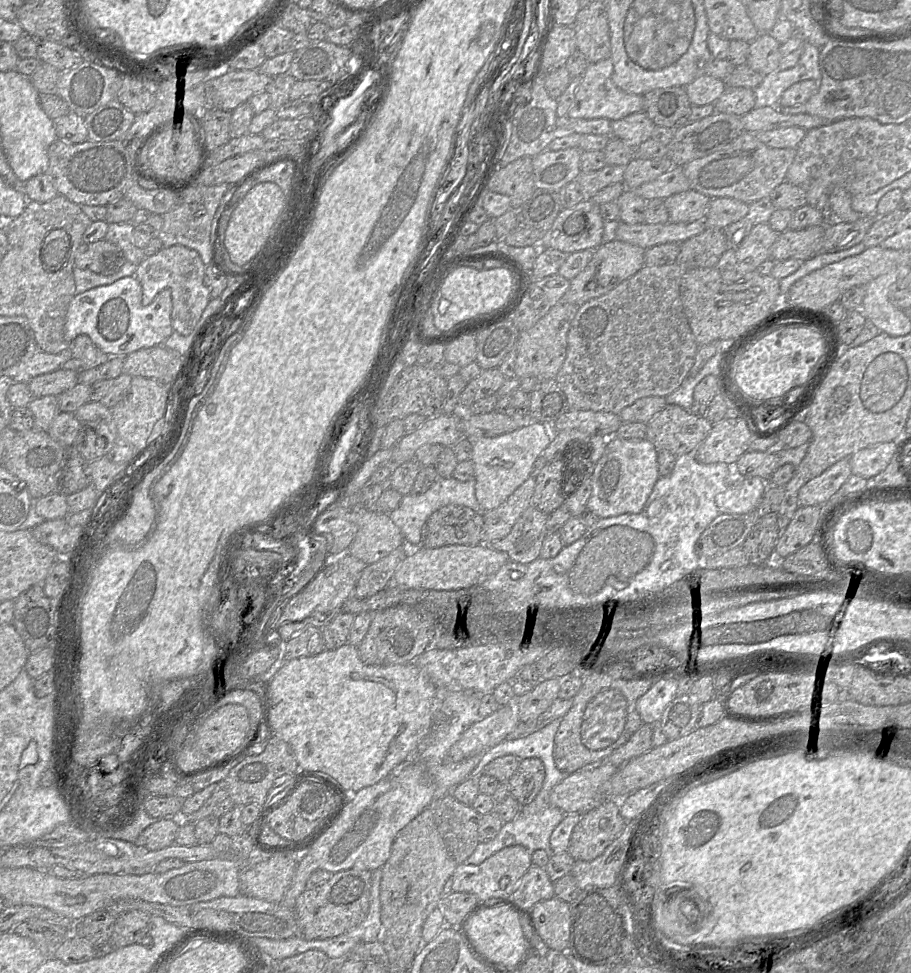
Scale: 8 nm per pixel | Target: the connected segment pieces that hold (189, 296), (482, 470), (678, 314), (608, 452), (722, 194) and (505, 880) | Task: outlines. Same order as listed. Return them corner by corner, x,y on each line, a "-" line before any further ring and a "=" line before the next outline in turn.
184,245
163,247
157,253
146,256
137,265
134,275
142,288
142,305
149,305
159,292
164,289
170,289
172,328
183,336
189,335
194,330
210,301
210,292
204,285
205,267
206,265
203,263
200,254
196,250
=
531,421
515,431
472,441
475,496
483,513
500,506
531,476
537,458
552,441
552,433
543,423
=
676,262
662,266
643,266
636,274
621,282
614,289
579,306
568,331
566,359
555,377
558,385
566,395
570,410
592,410
619,414
624,408
641,398
650,396
667,397
680,387
689,376
699,349
681,298
681,279
683,274
684,269
=
616,436
608,438
605,451
594,466
588,466
592,494
587,509
598,518
640,513
660,477
658,450
647,439
630,440
=
744,132
725,149
692,160
684,165
682,169
689,180
691,189
710,199
732,198
750,205
762,198
770,196
779,185
786,181
787,171
793,163
795,155
796,148
772,148
758,140
756,134
=
521,845
509,846
496,852
481,864
458,864
452,875
452,891
469,893
477,900
511,898
524,874
532,866
532,852

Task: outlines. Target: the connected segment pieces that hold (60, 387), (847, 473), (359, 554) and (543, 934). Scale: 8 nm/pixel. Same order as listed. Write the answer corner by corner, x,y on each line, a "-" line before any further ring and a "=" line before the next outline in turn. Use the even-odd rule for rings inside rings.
67,369
55,371
34,377
29,383
33,397
46,395
57,396
73,388
78,383
78,372
=
849,458
839,460
822,474
802,486
798,493
798,505
824,505
851,475
=
368,510
347,553
369,565
403,545
404,537
388,514
=
553,897
528,910
535,936
541,938
550,949
550,957
554,953
566,953
570,937
569,903

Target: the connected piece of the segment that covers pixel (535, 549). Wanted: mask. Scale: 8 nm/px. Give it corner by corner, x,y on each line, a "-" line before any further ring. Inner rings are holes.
530,506
525,510
503,539
489,546
505,552
510,561
528,565
540,557
543,541
547,536
547,514

